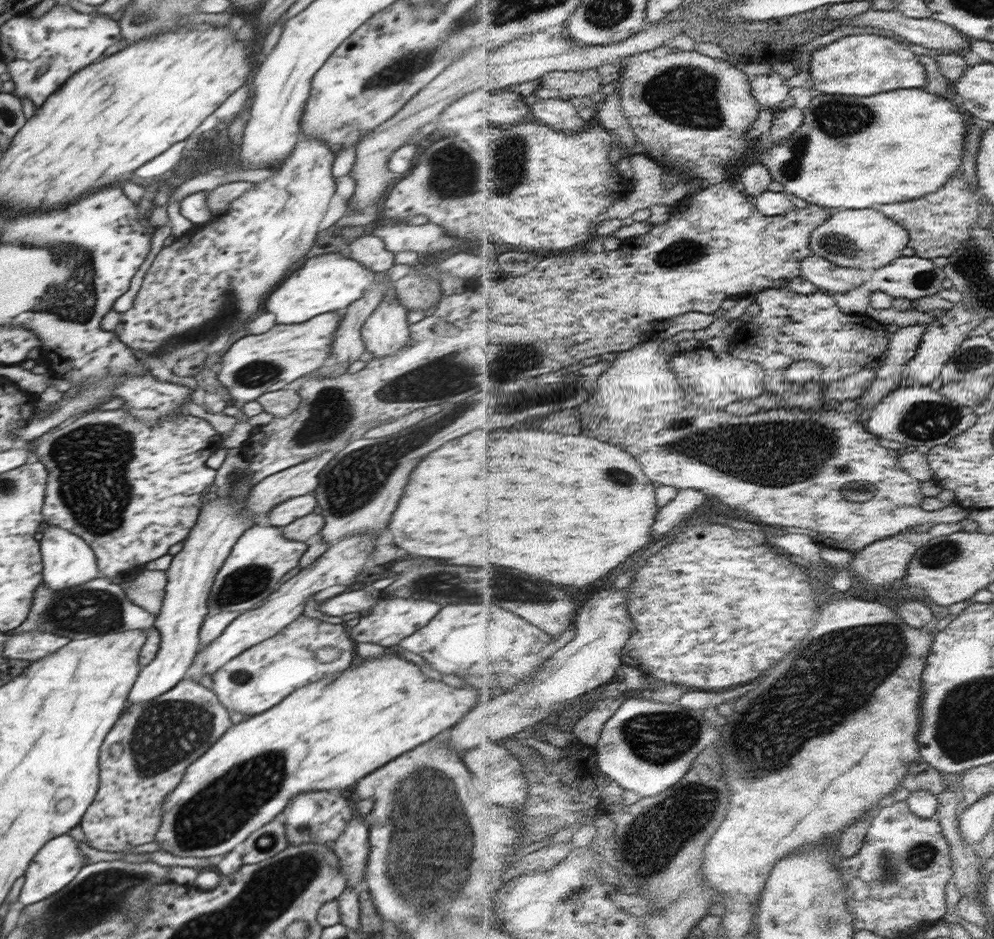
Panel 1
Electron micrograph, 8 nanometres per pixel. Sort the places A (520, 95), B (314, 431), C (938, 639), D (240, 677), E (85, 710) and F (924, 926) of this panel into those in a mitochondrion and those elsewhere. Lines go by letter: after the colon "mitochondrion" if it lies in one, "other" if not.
A: other
B: mitochondrion
C: other
D: mitochondrion
E: other
F: other

